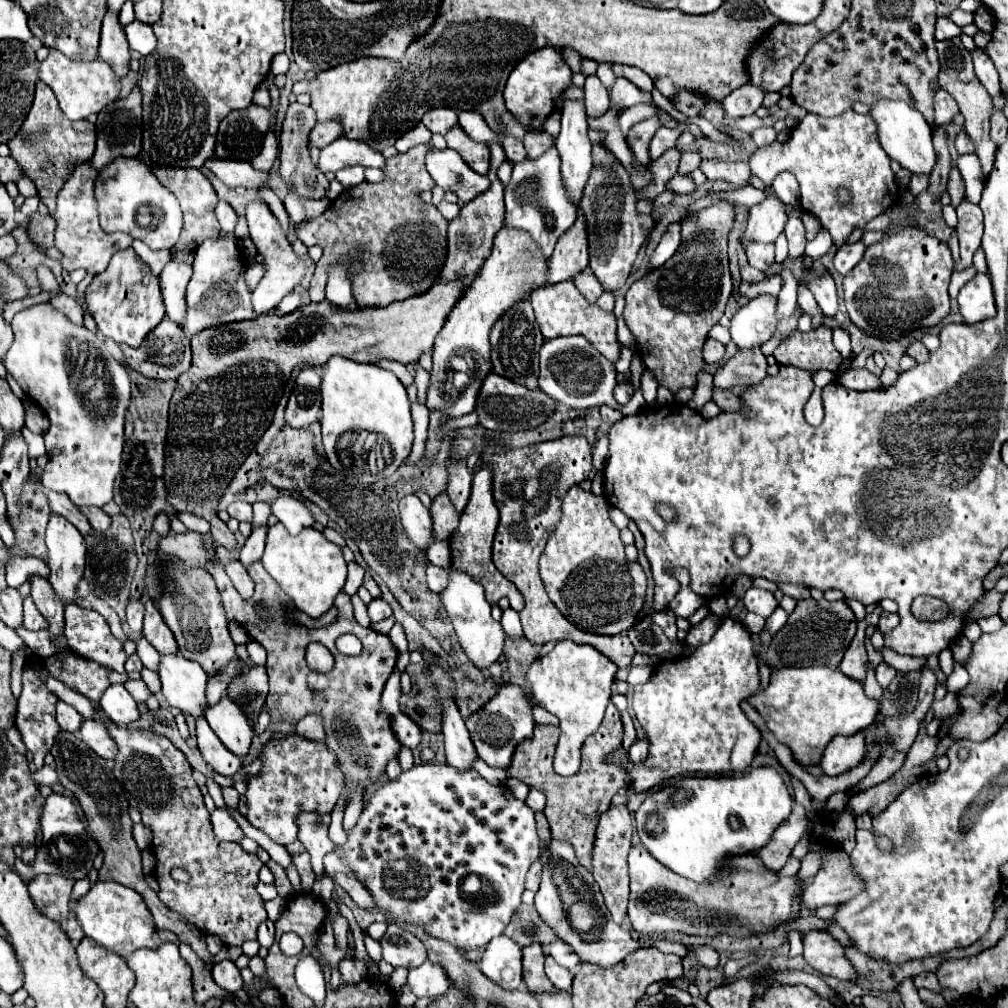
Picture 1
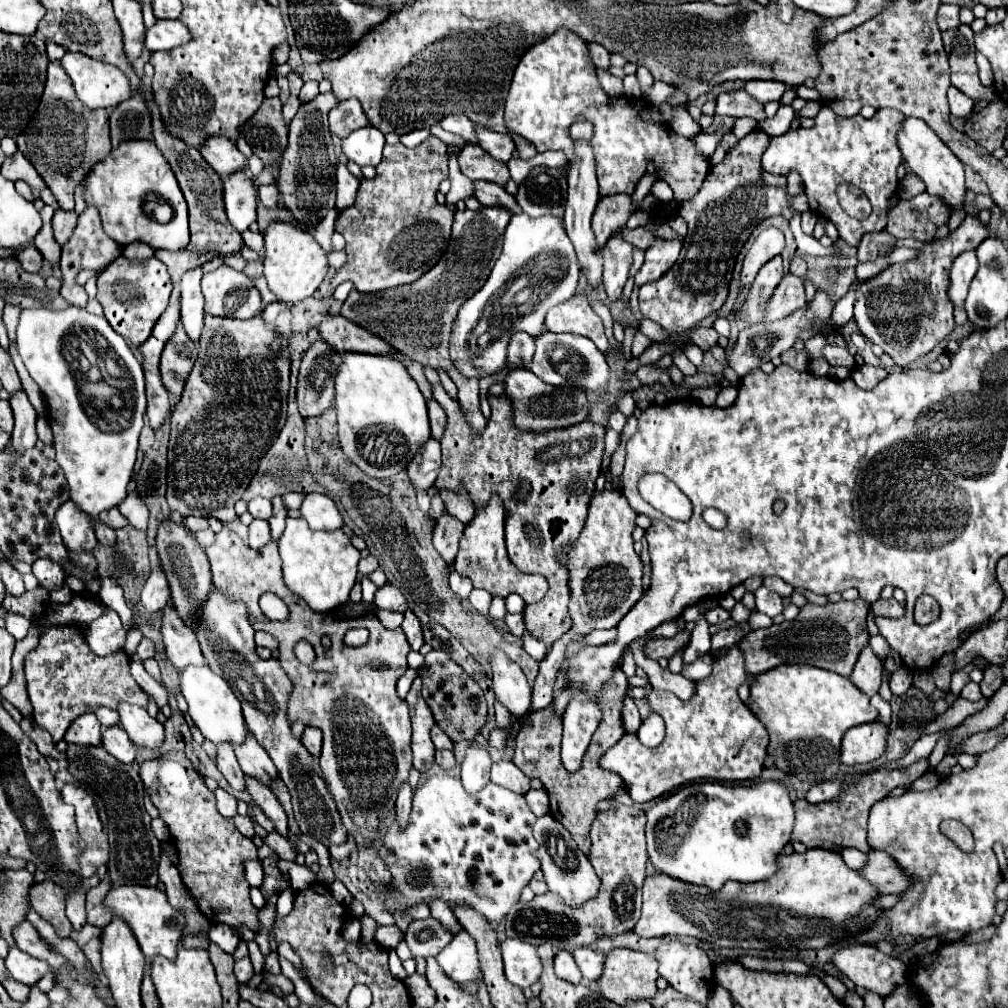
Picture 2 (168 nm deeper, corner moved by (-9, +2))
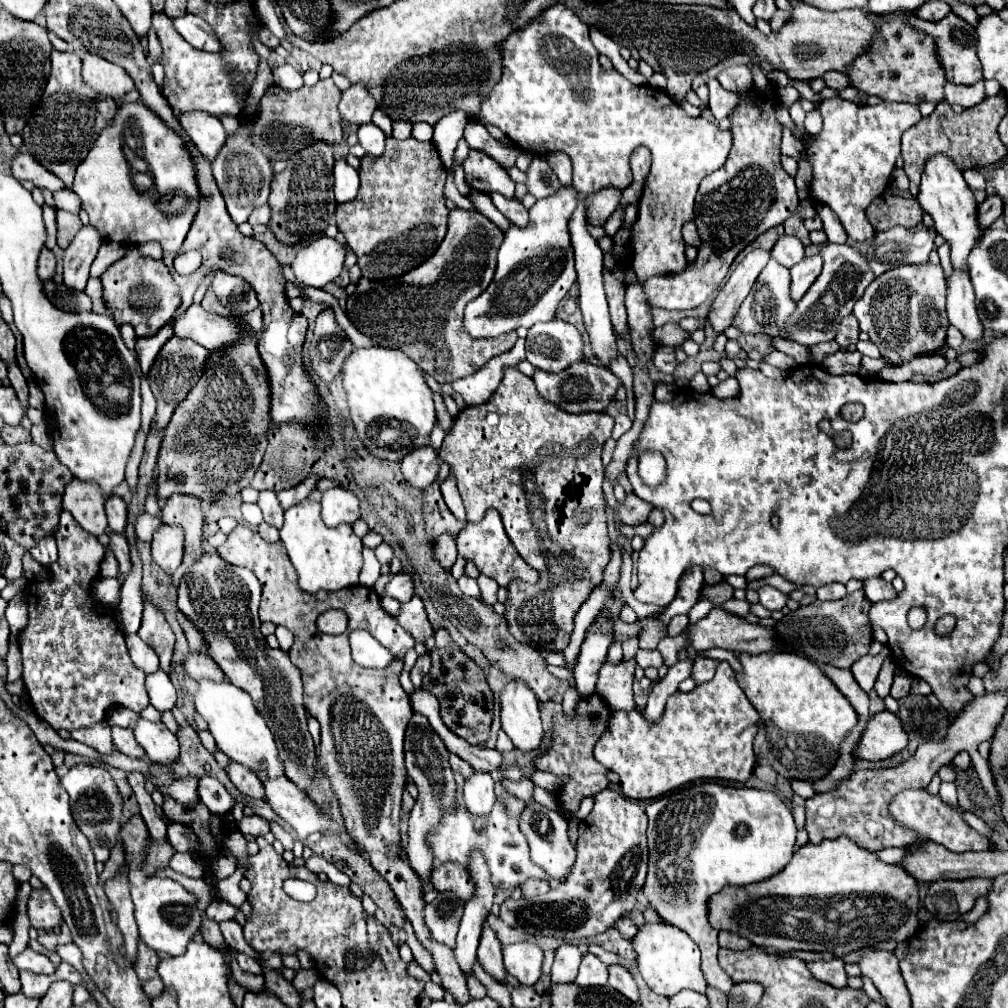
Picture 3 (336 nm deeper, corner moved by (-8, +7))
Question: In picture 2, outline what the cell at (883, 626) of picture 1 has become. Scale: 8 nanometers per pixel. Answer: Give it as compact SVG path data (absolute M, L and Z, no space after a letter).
M893 597L889 601L885 599L879 599L871 605L871 611L877 615L877 617L889 617L889 619L899 619L905 615L905 609L901 603L897 603Z

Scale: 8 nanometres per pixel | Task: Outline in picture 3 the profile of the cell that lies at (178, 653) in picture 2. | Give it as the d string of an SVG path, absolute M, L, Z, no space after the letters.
M190 654L190 656L186 658L186 662L184 662L184 670L186 670L196 682L200 682L200 680L204 680L204 678L216 680L216 682L226 680L224 672L220 672L218 664L214 664L214 660L212 660L208 654Z

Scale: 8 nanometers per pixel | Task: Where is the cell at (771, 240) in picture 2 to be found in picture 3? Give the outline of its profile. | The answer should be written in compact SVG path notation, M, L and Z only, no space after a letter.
M752 250L746 254L746 258L736 266L728 282L720 288L718 296L710 304L708 310L708 322L710 326L722 334L726 328L732 326L732 320L740 308L740 304L746 300L748 292L752 290L756 278L764 270L764 266L770 260L768 250Z

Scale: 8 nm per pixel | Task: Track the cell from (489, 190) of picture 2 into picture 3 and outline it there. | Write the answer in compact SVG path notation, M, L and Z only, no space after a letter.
M490 194L494 206L510 220L510 224L516 224L518 228L524 228L524 224L528 224L528 210L522 206L522 202L518 202L516 198L504 198L502 194Z

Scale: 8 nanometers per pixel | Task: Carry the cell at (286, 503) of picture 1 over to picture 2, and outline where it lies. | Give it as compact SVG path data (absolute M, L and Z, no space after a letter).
M309 493L303 499L299 511L313 531L335 531L335 529L341 529L343 525L343 519L335 503L327 495Z

